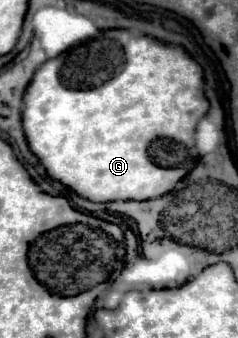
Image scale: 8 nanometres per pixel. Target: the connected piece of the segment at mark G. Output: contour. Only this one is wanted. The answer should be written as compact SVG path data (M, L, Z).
M104 30L96 38L76 44L70 48L70 52L60 54L58 58L52 58L44 62L34 78L30 80L26 92L24 92L24 108L22 108L22 128L26 134L26 142L30 150L38 156L40 164L46 168L48 176L58 180L60 184L74 190L78 196L92 200L92 202L114 202L114 200L150 200L158 198L162 194L168 194L198 162L198 152L194 148L194 126L196 122L206 114L208 102L202 92L202 68L186 54L180 46L168 46L164 42L158 42L150 36L132 36L128 30Z

